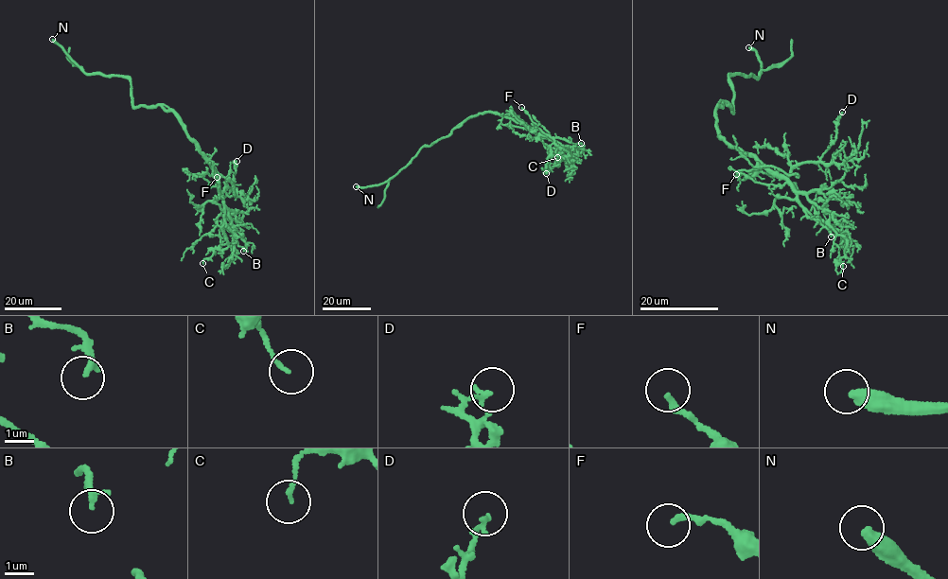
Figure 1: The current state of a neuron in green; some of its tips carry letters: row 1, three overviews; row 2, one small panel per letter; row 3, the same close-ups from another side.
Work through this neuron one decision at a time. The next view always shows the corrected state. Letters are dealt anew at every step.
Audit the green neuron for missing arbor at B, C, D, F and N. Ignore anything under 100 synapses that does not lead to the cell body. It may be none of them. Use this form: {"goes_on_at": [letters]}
{"goes_on_at": ["N"]}

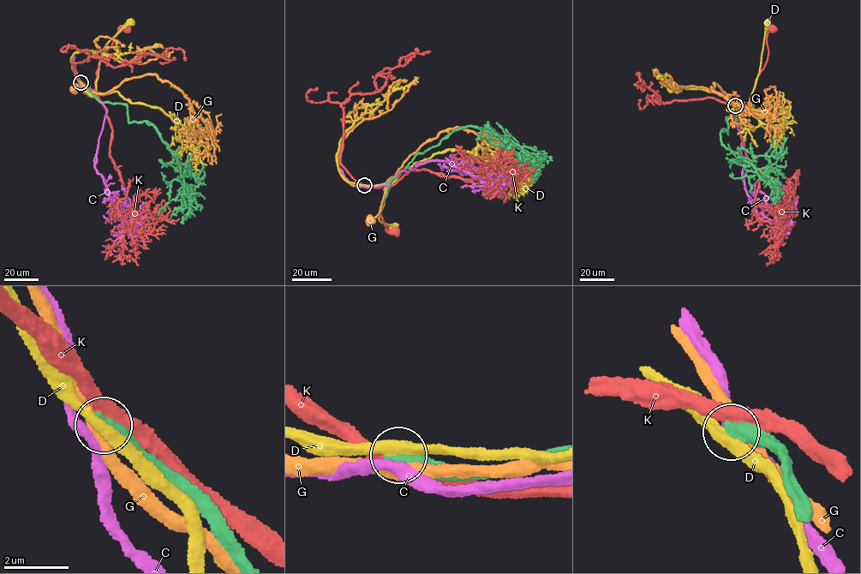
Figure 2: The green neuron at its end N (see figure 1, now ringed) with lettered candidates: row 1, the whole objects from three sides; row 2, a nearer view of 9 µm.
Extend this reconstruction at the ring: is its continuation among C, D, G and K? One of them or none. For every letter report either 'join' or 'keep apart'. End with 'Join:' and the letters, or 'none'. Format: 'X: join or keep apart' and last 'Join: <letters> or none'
C: keep apart
D: keep apart
G: keep apart
K: keep apart
Join: none

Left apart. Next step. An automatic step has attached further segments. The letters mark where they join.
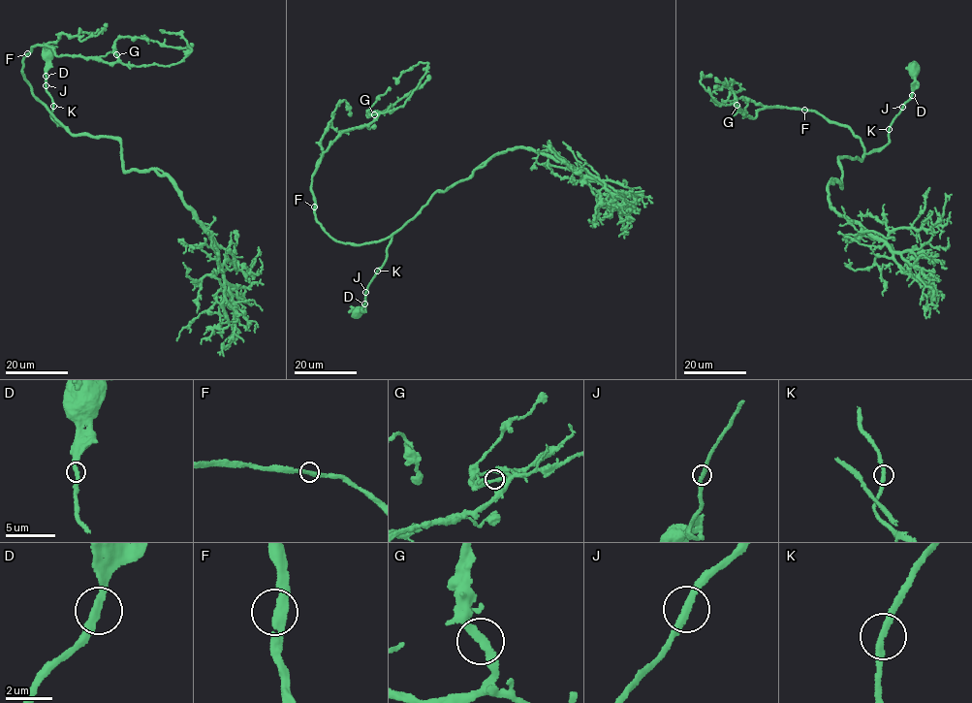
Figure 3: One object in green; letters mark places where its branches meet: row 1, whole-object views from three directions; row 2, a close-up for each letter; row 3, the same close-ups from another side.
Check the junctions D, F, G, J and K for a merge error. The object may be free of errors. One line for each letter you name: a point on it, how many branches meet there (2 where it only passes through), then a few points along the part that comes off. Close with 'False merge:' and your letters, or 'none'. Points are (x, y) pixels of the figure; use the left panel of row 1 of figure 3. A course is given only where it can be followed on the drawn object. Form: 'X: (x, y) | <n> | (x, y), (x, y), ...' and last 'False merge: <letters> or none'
False merge: none

